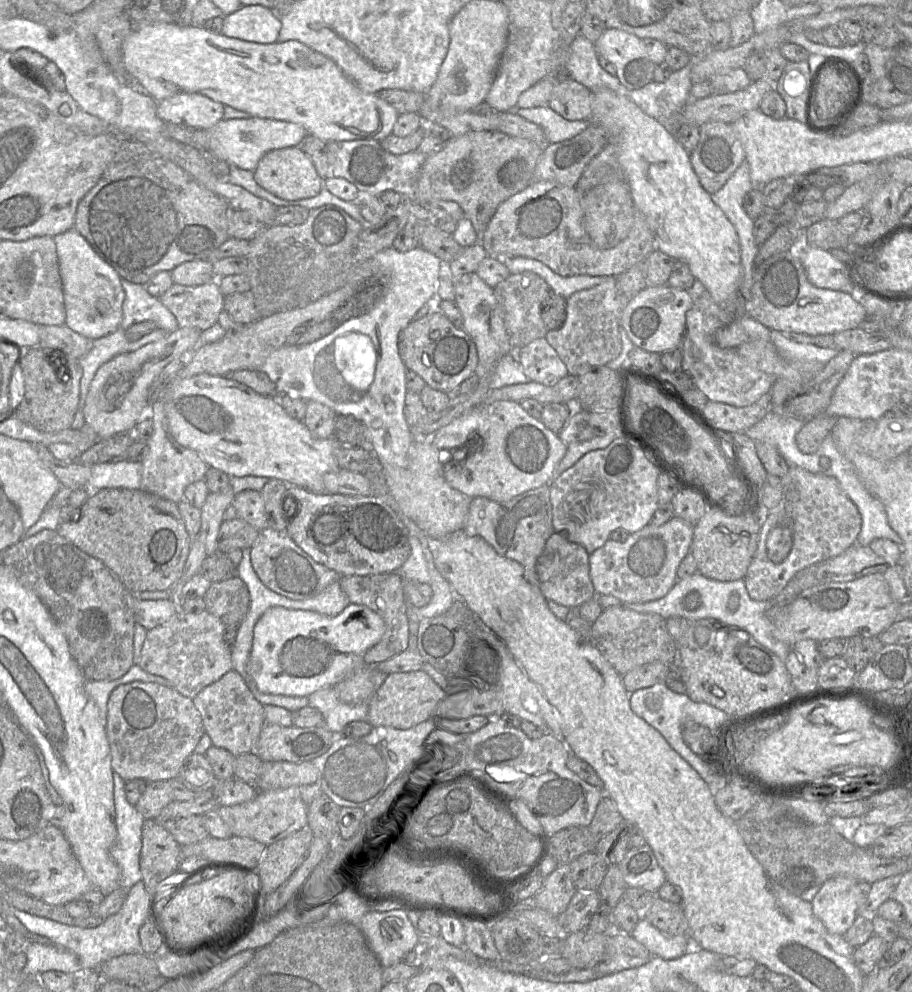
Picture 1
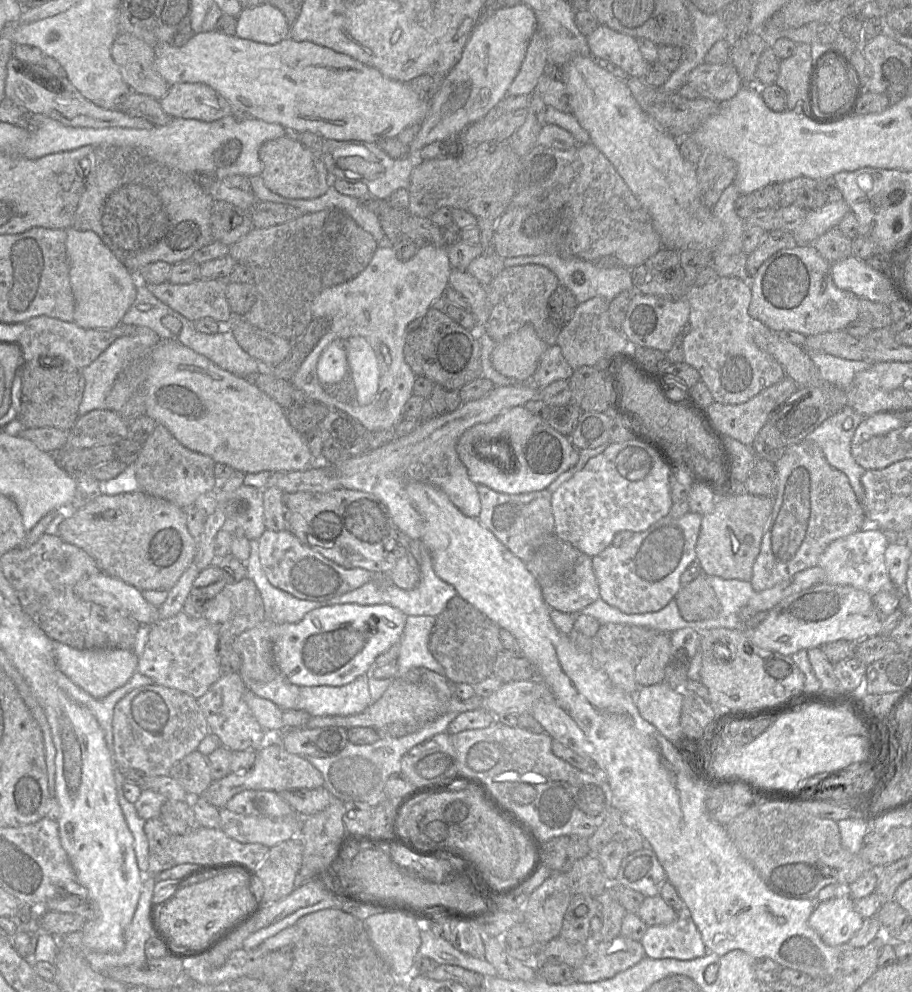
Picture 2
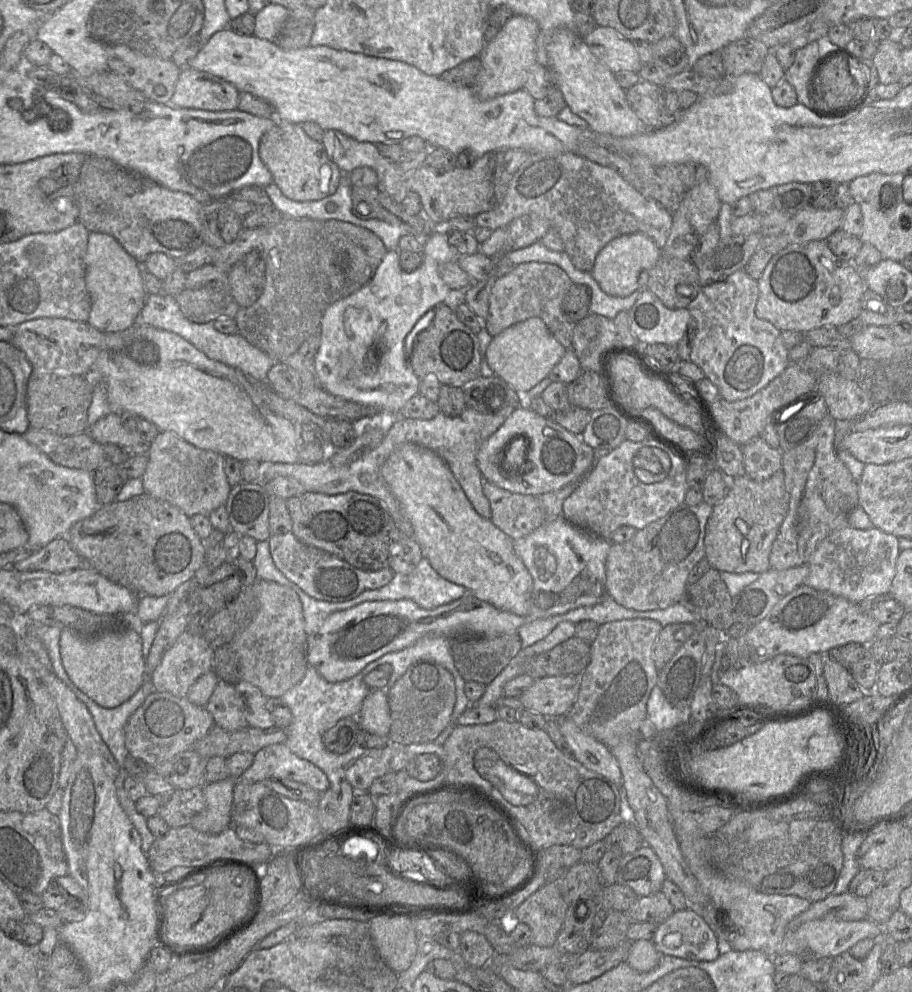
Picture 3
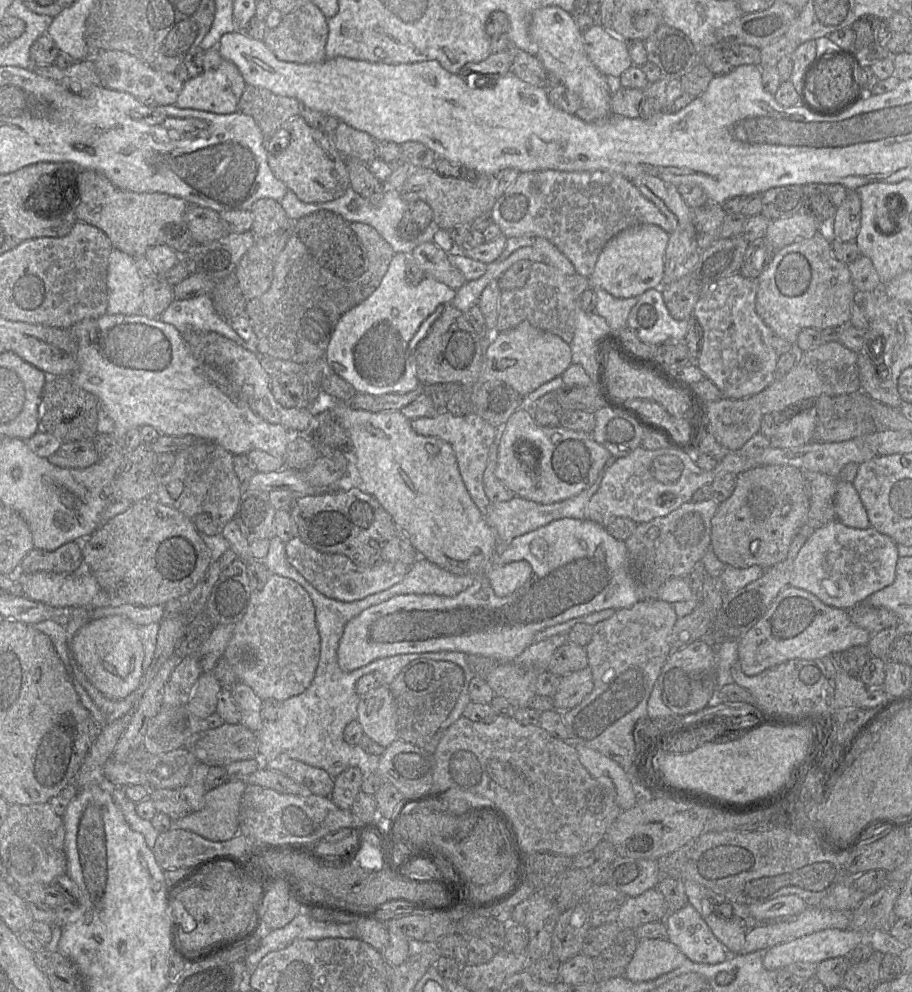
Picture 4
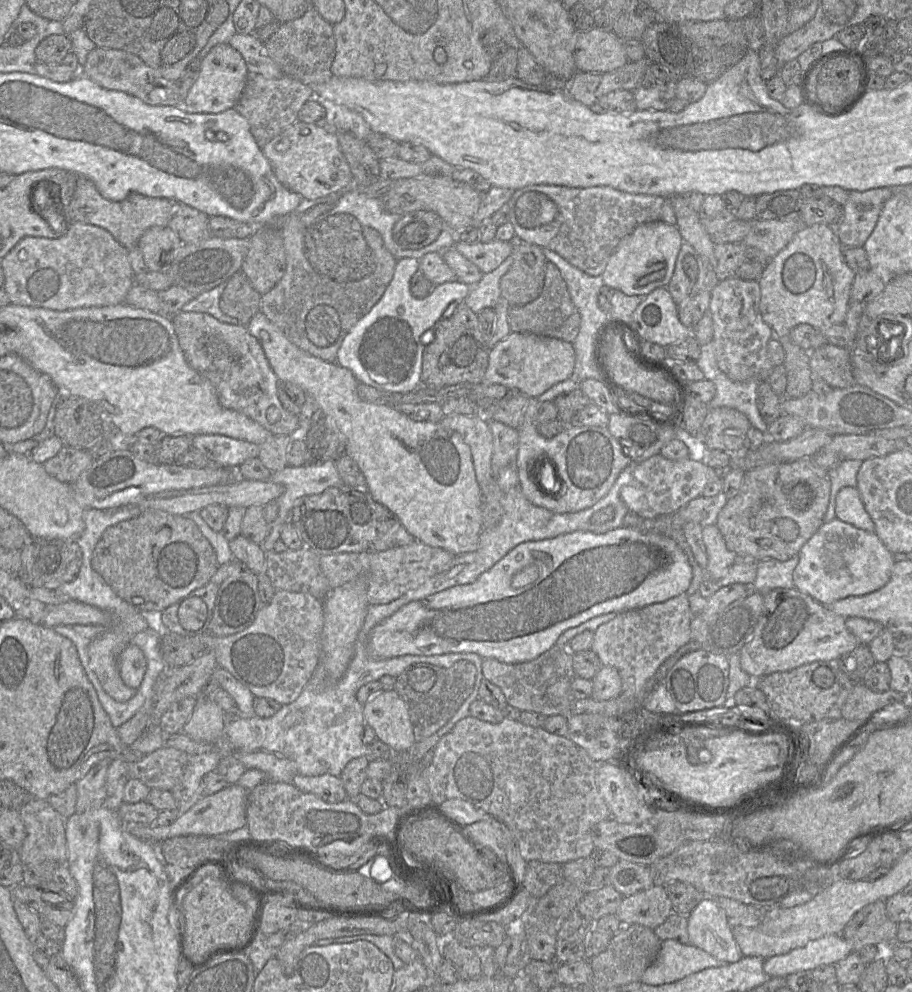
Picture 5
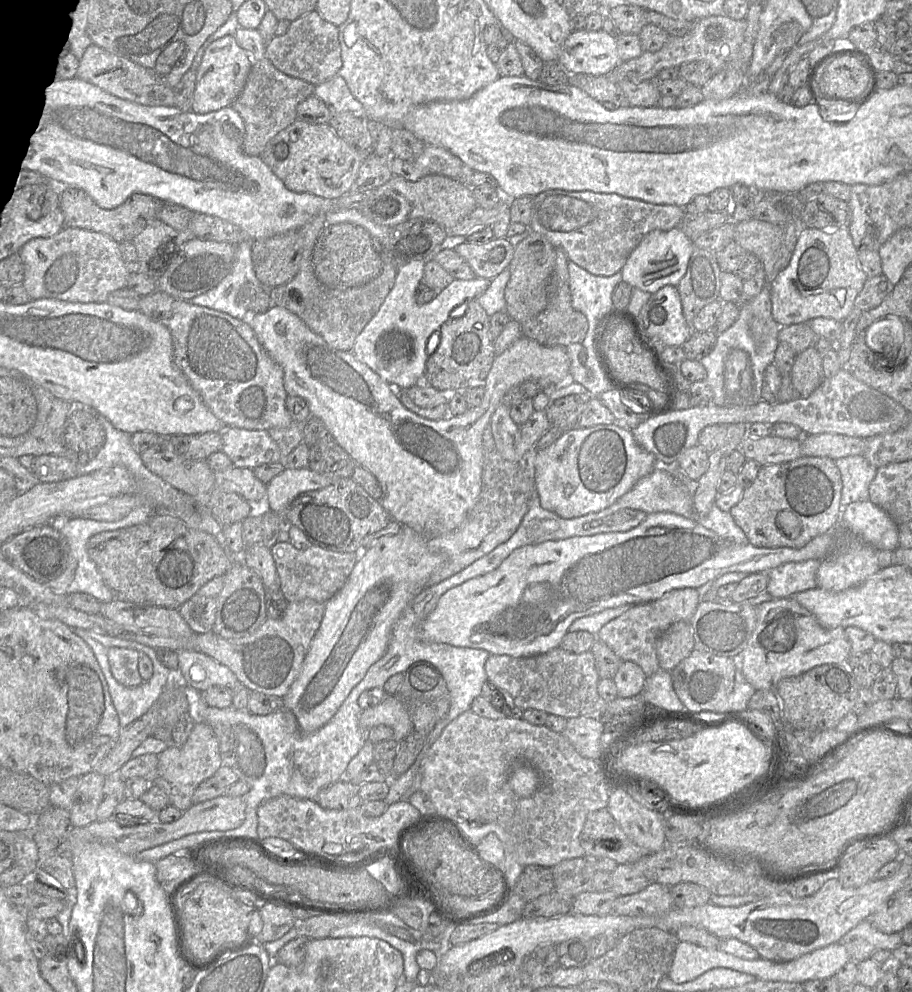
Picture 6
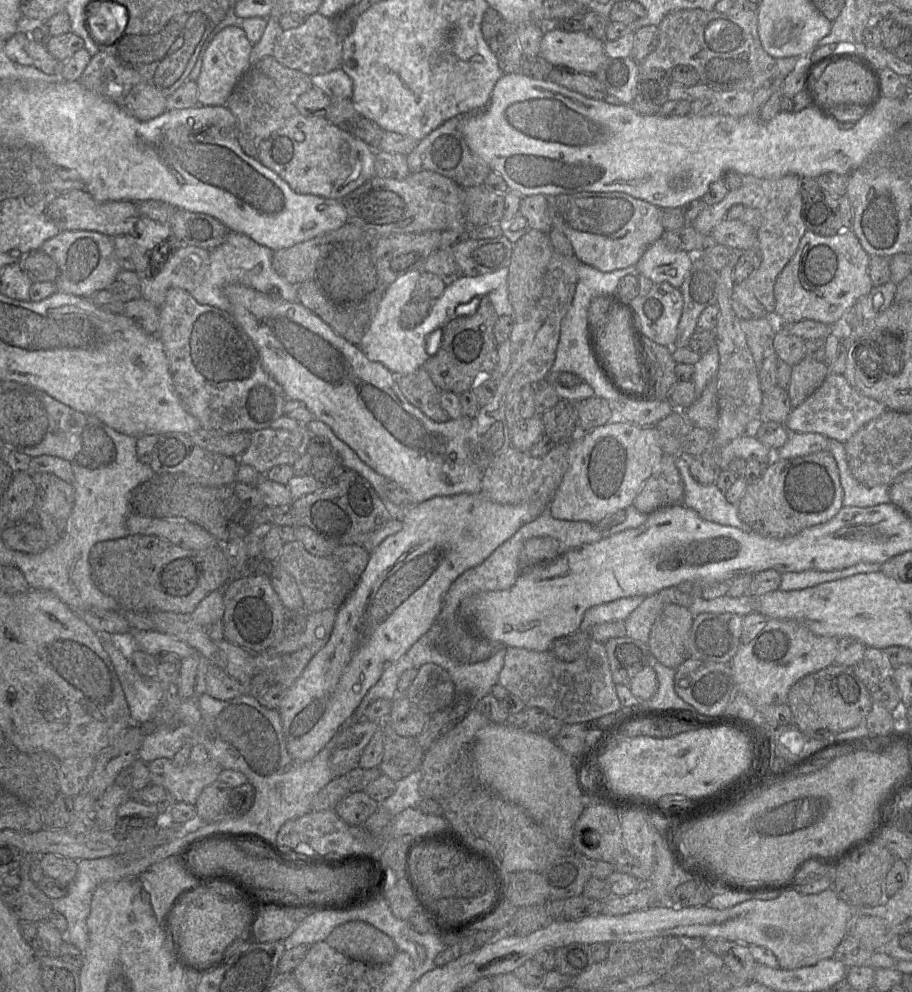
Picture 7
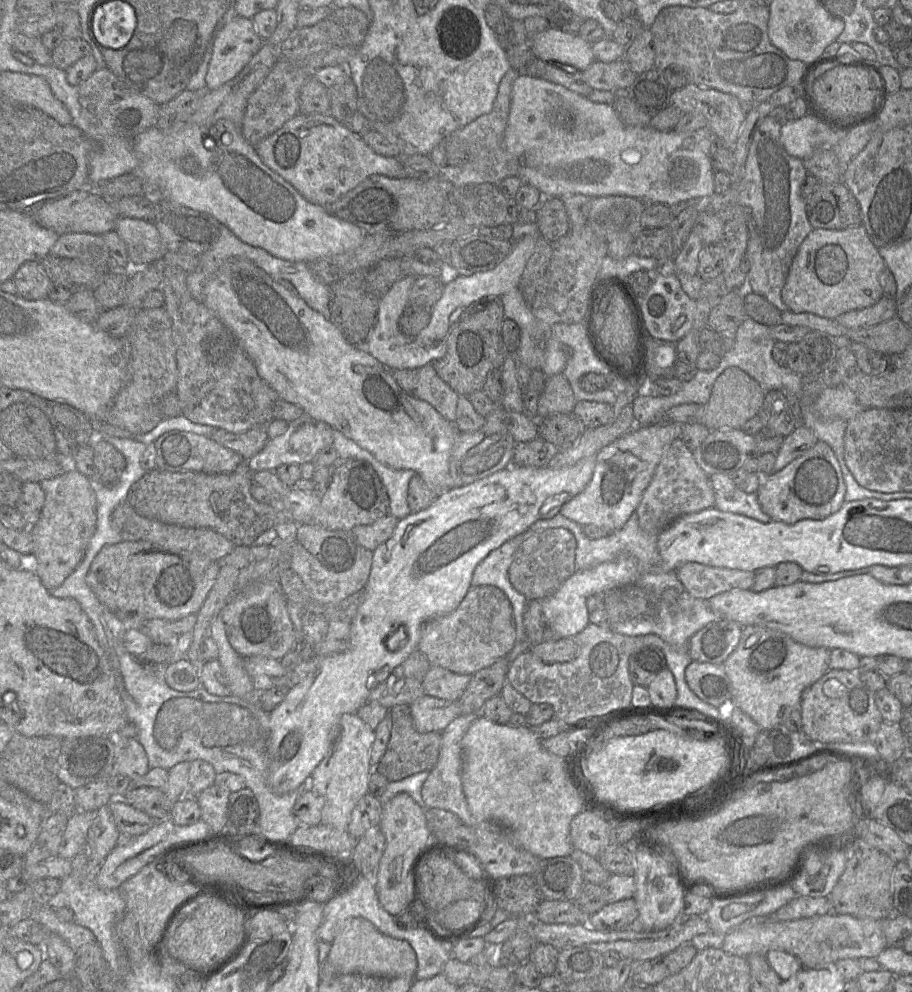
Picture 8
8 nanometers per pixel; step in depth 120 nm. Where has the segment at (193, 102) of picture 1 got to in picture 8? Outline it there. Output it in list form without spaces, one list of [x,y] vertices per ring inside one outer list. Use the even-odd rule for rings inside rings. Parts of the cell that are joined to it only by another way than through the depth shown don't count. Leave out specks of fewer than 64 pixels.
[[[236,15],[225,24],[214,41],[205,78],[206,90],[215,90],[235,78],[263,42],[251,18]]]

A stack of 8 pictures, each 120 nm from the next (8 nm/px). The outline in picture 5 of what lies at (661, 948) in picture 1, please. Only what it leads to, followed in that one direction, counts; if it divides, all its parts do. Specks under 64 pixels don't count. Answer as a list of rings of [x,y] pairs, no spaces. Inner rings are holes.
[[[705,898],[687,915],[689,943],[709,953],[718,960],[727,963],[739,961],[743,954],[733,936],[725,911],[711,898]]]

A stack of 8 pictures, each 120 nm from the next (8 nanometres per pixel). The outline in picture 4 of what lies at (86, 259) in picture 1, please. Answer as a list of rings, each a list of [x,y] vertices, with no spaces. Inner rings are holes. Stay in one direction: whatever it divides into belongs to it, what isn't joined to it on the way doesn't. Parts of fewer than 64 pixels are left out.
[[[113,249],[107,273],[108,305],[106,314],[135,315],[142,304],[145,283],[136,266],[136,258]]]

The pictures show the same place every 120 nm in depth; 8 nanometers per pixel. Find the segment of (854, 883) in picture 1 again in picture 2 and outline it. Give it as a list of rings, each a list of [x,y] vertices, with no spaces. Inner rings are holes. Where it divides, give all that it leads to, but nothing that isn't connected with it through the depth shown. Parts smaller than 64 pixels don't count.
[[[846,893],[817,904],[808,924],[829,946],[843,948],[862,927],[863,918],[853,909],[853,899]]]

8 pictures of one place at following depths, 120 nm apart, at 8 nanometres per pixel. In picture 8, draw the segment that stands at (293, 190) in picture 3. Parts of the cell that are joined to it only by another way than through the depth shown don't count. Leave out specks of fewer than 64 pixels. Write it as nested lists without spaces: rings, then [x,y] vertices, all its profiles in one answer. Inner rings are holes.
[[[299,113],[285,122],[279,130],[262,139],[255,146],[255,151],[266,166],[289,182],[307,201],[320,206],[332,204],[371,175],[407,177],[399,158],[376,153],[362,136],[349,130],[330,113],[312,115]]]

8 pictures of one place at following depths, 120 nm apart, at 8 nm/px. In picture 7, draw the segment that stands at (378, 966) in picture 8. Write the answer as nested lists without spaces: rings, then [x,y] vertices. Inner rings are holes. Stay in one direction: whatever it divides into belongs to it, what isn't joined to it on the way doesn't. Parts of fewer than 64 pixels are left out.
[[[363,921],[337,926],[325,942],[345,956],[367,964],[387,963],[398,951],[388,935]]]

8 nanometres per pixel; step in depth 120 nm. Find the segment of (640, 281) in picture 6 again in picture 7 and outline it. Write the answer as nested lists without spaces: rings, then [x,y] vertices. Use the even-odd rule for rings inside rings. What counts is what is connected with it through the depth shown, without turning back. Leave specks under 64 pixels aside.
[[[659,238],[645,250],[635,266],[640,275],[654,284],[668,282],[679,289],[691,269],[694,256],[669,247]]]

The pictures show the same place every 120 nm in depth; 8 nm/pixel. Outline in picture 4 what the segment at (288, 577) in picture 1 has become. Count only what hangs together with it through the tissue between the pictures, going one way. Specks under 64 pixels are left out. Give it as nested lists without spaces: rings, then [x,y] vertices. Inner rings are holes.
[[[299,536],[285,543],[285,553],[289,563],[320,593],[328,598],[343,602],[361,600],[389,589],[401,582],[412,568],[402,562],[383,562],[374,567],[355,564],[341,554],[321,552],[301,540]]]

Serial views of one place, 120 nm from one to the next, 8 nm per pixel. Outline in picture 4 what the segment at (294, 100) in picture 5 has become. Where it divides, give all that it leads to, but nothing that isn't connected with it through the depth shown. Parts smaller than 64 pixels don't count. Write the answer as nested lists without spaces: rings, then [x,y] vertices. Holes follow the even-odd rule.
[[[247,85],[238,111],[253,117],[265,137],[272,137],[292,117],[299,116],[301,103],[295,98],[276,95],[265,88]]]

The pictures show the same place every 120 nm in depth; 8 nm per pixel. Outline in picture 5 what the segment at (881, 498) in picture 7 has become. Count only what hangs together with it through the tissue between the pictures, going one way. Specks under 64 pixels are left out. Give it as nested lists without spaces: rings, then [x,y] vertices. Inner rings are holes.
[[[841,460],[836,466],[828,470],[831,488],[830,498],[823,523],[830,522],[835,515],[835,499],[839,490],[843,487],[856,487],[857,473],[862,465],[861,460]]]

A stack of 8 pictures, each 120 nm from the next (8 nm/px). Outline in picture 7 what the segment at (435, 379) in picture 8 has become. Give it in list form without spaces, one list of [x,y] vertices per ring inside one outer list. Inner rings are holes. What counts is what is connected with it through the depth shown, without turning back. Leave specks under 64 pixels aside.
[[[421,368],[408,375],[398,376],[398,385],[415,407],[436,422],[446,422],[449,414],[440,405],[440,390],[432,381],[428,372]]]

